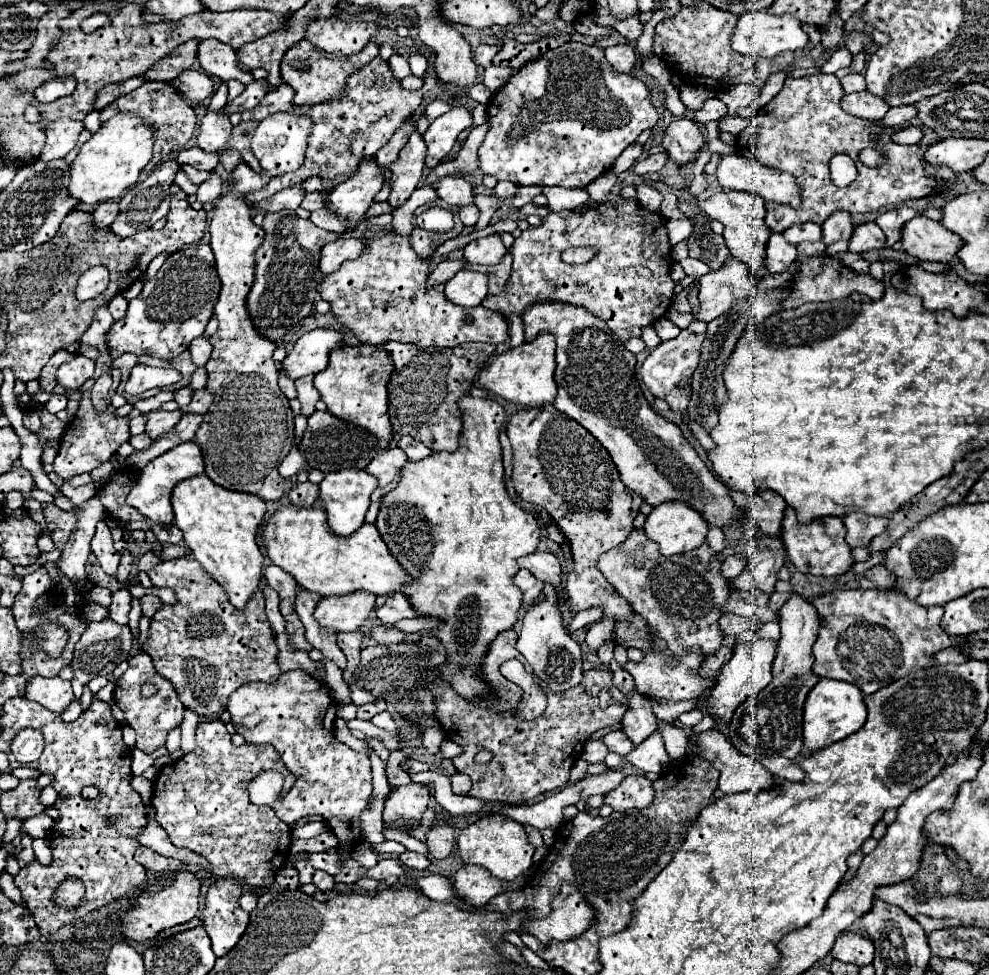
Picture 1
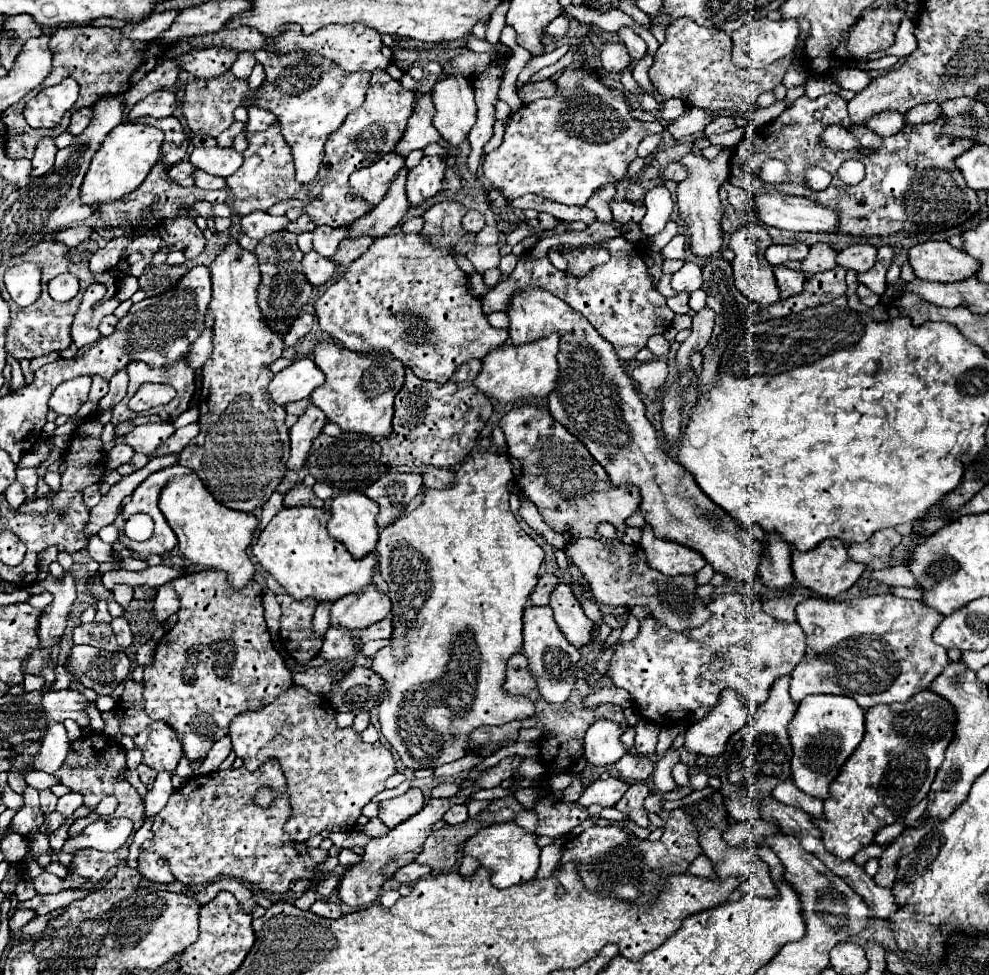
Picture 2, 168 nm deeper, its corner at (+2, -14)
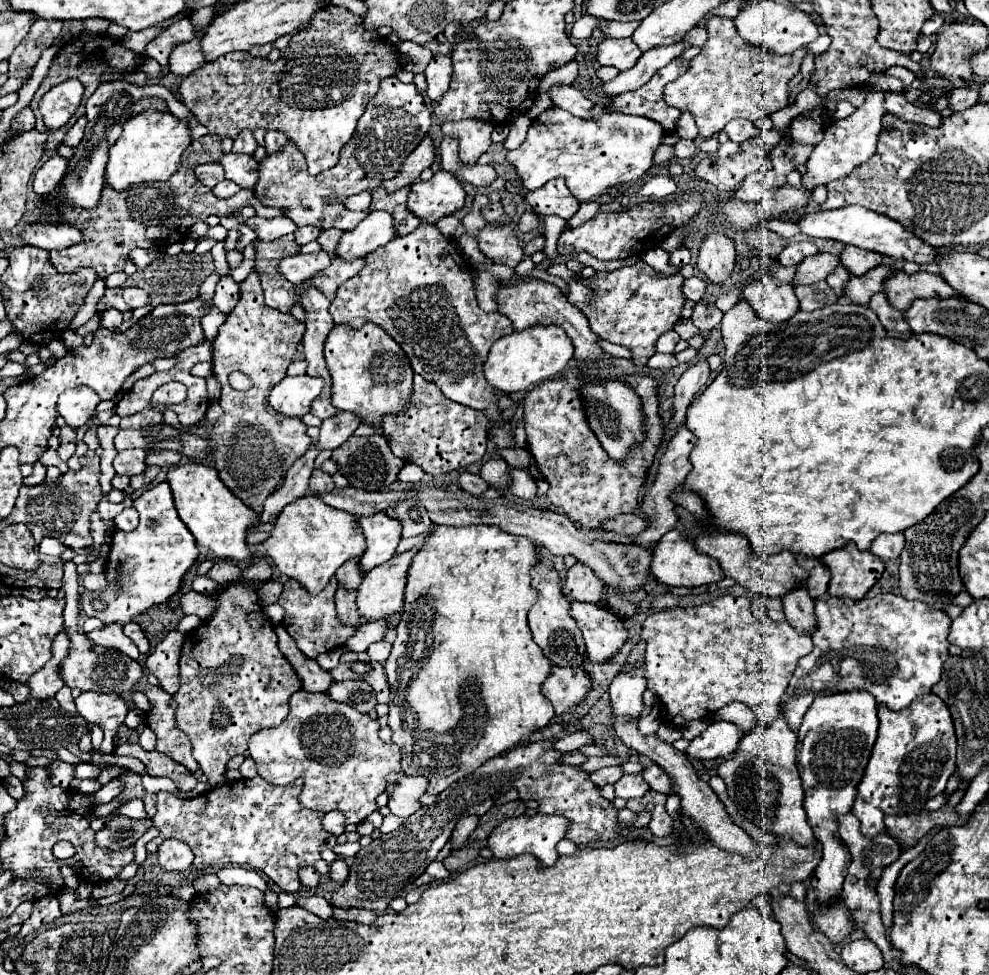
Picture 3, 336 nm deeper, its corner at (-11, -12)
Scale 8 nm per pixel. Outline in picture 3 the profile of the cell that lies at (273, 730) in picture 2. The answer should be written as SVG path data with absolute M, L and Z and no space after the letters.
M304 689L296 691L290 697L290 713L288 717L272 729L262 729L260 733L254 733L248 741L248 753L256 761L258 775L266 779L272 785L284 785L288 781L294 781L298 777L304 779L304 789L300 797L300 805L306 809L316 809L322 813L328 813L332 809L338 809L346 817L346 825L362 823L370 813L378 811L376 797L386 791L388 781L386 777L390 773L402 773L402 753L398 745L384 743L378 737L378 721L372 719L366 713L360 713L352 709L350 705L336 703L326 693L308 693Z

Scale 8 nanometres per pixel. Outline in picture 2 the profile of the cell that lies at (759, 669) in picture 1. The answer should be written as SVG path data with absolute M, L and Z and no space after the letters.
M723 691L721 701L713 707L713 711L693 723L685 733L685 749L695 755L715 757L725 751L727 739L747 723L751 711L743 707L739 695L733 691Z

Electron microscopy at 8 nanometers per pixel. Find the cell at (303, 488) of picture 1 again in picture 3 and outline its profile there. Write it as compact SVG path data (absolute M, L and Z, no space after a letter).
M314 469L312 477L310 477L310 485L308 485L308 493L310 495L318 495L324 497L324 493L330 493L334 489L334 481L328 473L324 473L322 469Z

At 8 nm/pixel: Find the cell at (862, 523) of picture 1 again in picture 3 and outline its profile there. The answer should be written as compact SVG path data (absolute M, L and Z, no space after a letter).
M882 533L872 541L872 547L868 551L880 557L882 561L890 561L890 559L898 559L902 549L904 549L902 533Z

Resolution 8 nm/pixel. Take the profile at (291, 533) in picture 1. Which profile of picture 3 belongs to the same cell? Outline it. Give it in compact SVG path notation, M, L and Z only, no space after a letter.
M306 495L282 509L264 547L280 573L296 579L308 593L316 595L328 585L344 561L362 557L362 537L362 529L354 515L326 505L316 495Z

